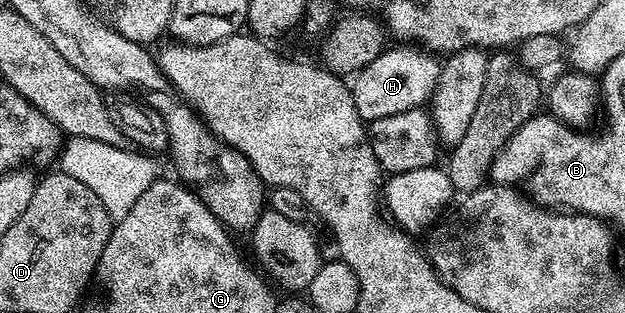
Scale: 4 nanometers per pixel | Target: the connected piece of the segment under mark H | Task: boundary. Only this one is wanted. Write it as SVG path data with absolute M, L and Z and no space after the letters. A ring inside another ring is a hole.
M415 45L388 46L369 65L356 71L349 86L353 105L364 121L408 111L414 107L423 107L435 91L439 76L440 60L434 54Z

